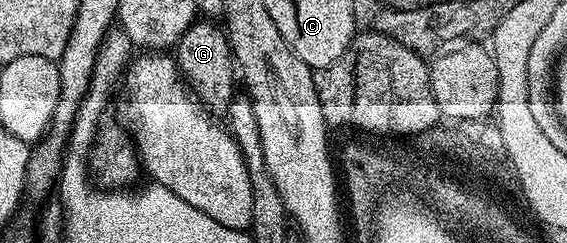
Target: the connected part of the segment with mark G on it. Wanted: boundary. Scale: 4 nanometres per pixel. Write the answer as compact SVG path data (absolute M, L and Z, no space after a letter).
M196 21L180 37L172 58L194 98L211 113L225 113L236 94L236 64L227 32L217 22Z

